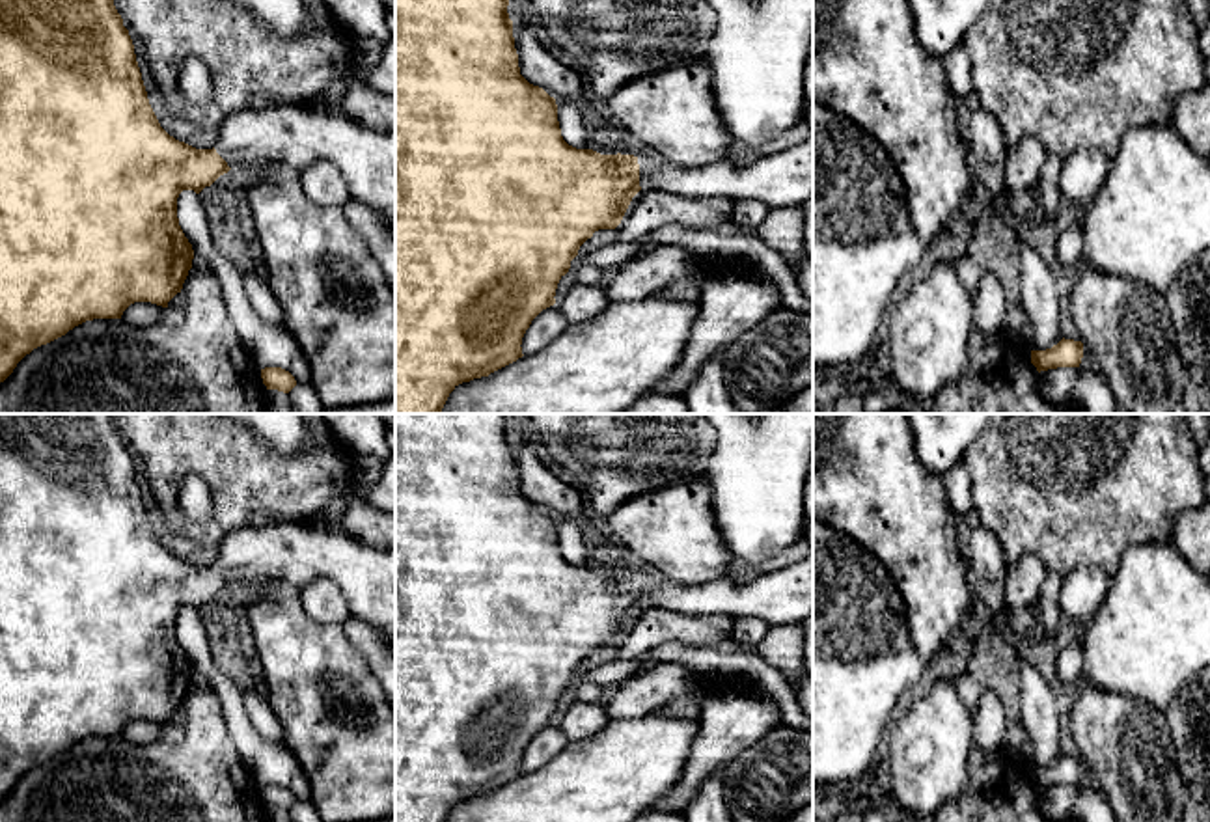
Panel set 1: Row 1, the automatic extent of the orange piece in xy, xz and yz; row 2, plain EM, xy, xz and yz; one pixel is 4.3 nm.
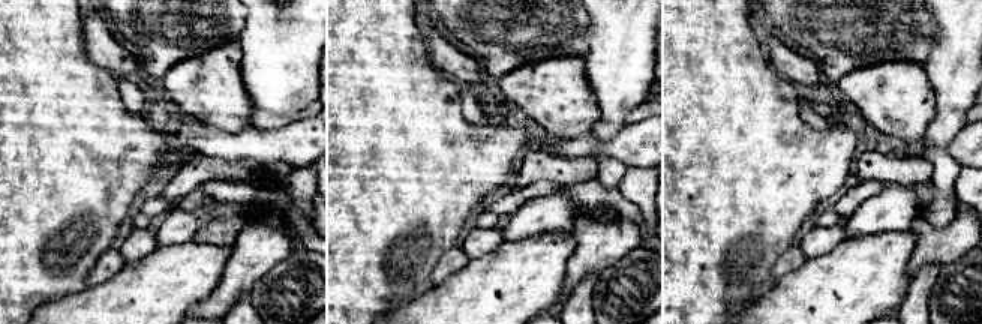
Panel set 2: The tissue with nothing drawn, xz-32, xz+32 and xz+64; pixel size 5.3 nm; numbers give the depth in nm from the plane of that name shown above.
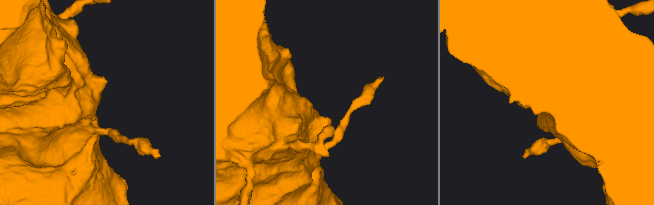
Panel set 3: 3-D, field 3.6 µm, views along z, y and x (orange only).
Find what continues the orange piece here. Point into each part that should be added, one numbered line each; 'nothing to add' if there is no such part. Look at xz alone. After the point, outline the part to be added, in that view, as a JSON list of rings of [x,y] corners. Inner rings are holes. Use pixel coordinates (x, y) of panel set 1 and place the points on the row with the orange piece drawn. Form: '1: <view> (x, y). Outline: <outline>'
1: xz (783, 179). Outline: [[[813,138],[748,162],[720,160],[682,168],[649,151],[638,155],[639,186],[681,198],[755,199],[768,209],[798,209],[813,199]]]

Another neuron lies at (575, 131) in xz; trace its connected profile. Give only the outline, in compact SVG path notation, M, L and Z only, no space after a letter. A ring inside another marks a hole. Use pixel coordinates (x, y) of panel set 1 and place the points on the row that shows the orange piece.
M556 101L556 104L563 140L576 149L593 149L589 142L589 127L578 108L567 101Z

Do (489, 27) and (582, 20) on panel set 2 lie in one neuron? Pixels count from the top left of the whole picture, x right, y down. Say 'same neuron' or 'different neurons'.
same neuron

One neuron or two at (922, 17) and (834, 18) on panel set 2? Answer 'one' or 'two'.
one

